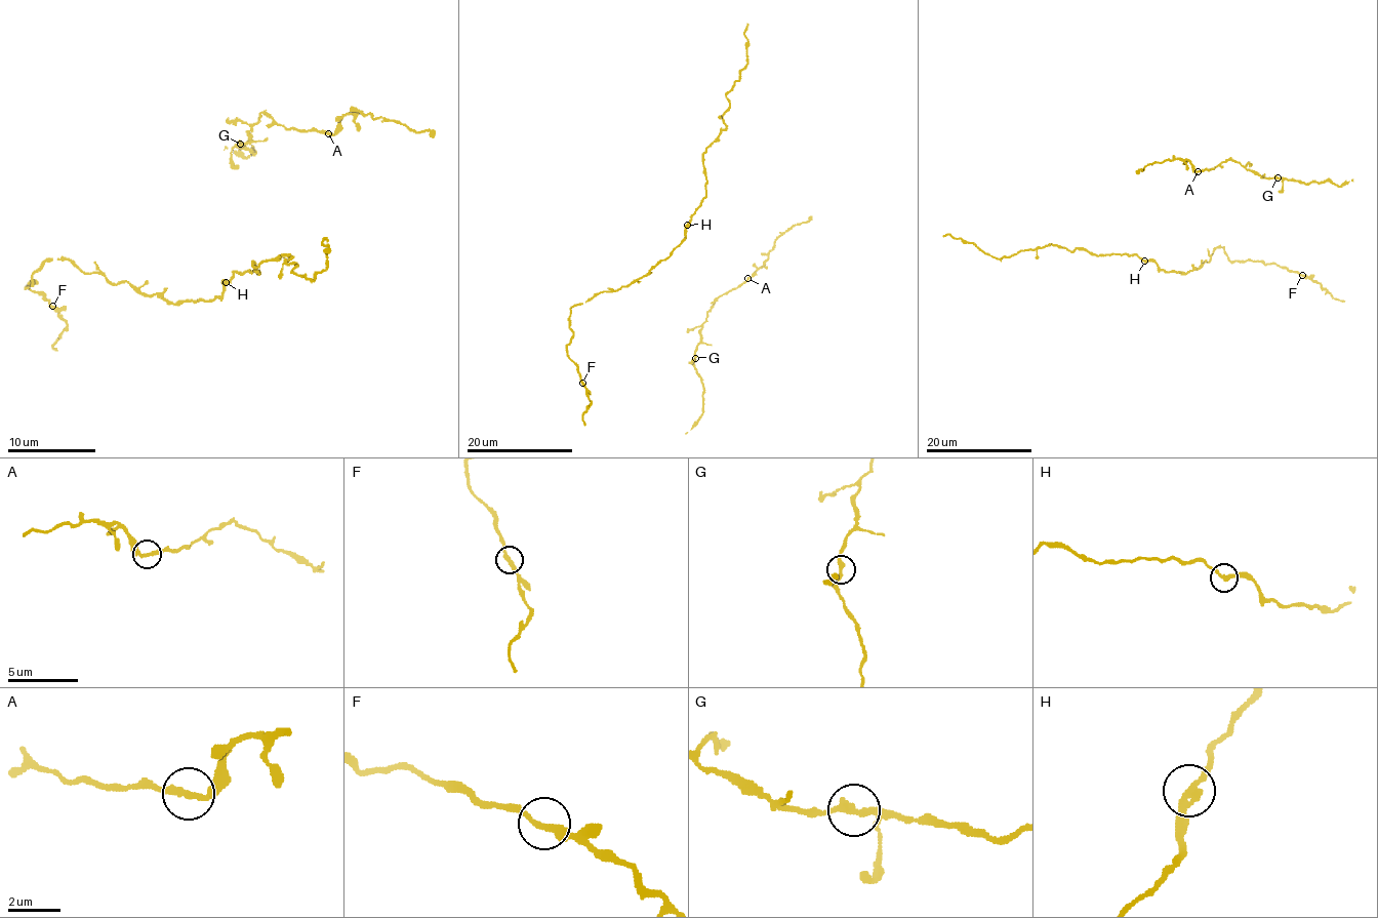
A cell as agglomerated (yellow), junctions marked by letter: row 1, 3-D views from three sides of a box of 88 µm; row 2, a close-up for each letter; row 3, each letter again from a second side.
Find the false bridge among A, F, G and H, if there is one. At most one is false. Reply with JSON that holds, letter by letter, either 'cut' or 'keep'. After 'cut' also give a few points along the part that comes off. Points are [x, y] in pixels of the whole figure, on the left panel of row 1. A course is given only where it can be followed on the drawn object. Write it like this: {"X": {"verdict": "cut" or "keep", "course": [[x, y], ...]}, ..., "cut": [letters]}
{"A": {"verdict": "keep"}, "F": {"verdict": "keep"}, "G": {"verdict": "keep"}, "H": {"verdict": "keep"}, "cut": []}

